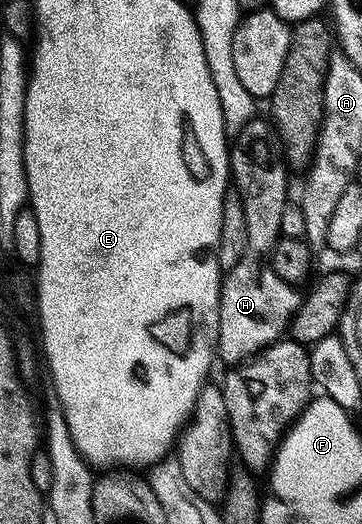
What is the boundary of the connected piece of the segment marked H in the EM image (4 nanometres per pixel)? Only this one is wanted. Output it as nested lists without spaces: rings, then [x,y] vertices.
[[[256,117],[244,125],[229,144],[232,187],[244,205],[244,221],[248,225],[248,249],[234,268],[225,272],[218,303],[216,355],[230,367],[277,342],[302,303],[299,288],[276,277],[269,261],[270,251],[281,236],[281,217],[288,206],[288,168],[282,153],[282,140],[273,122],[263,119]]]

